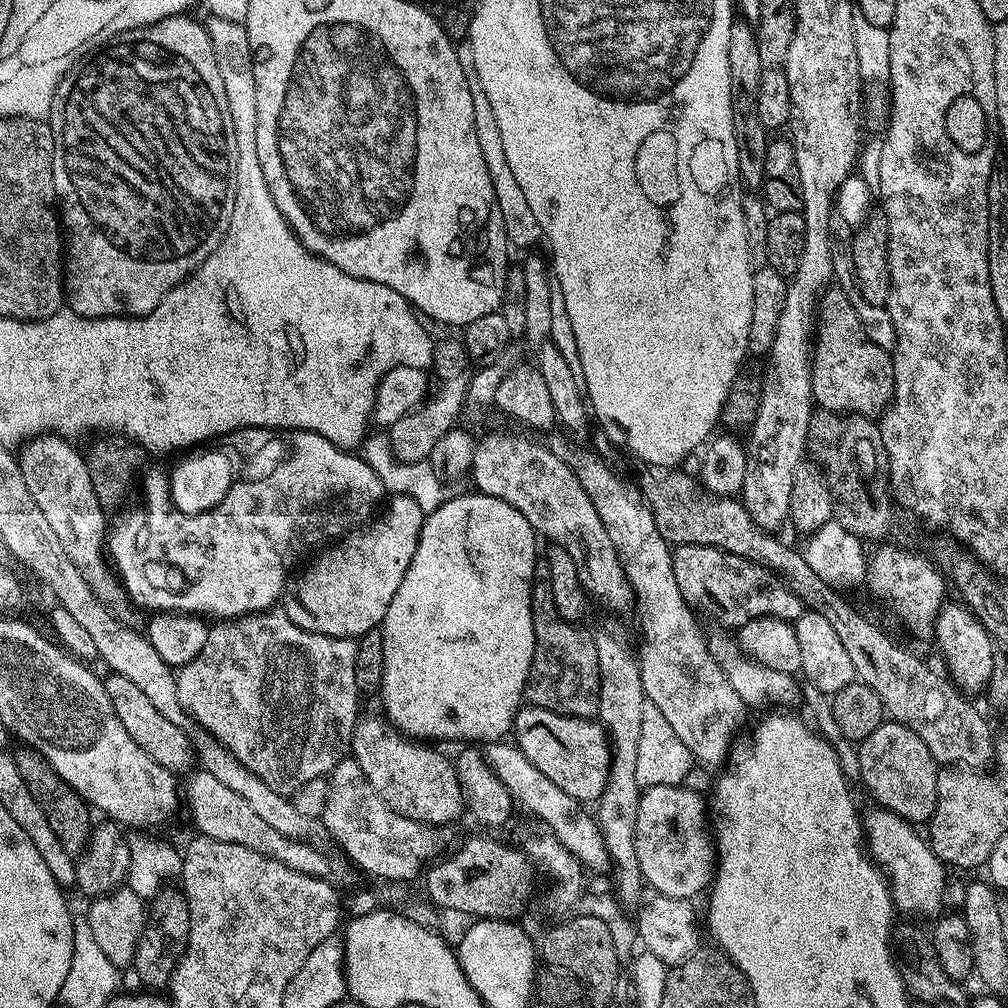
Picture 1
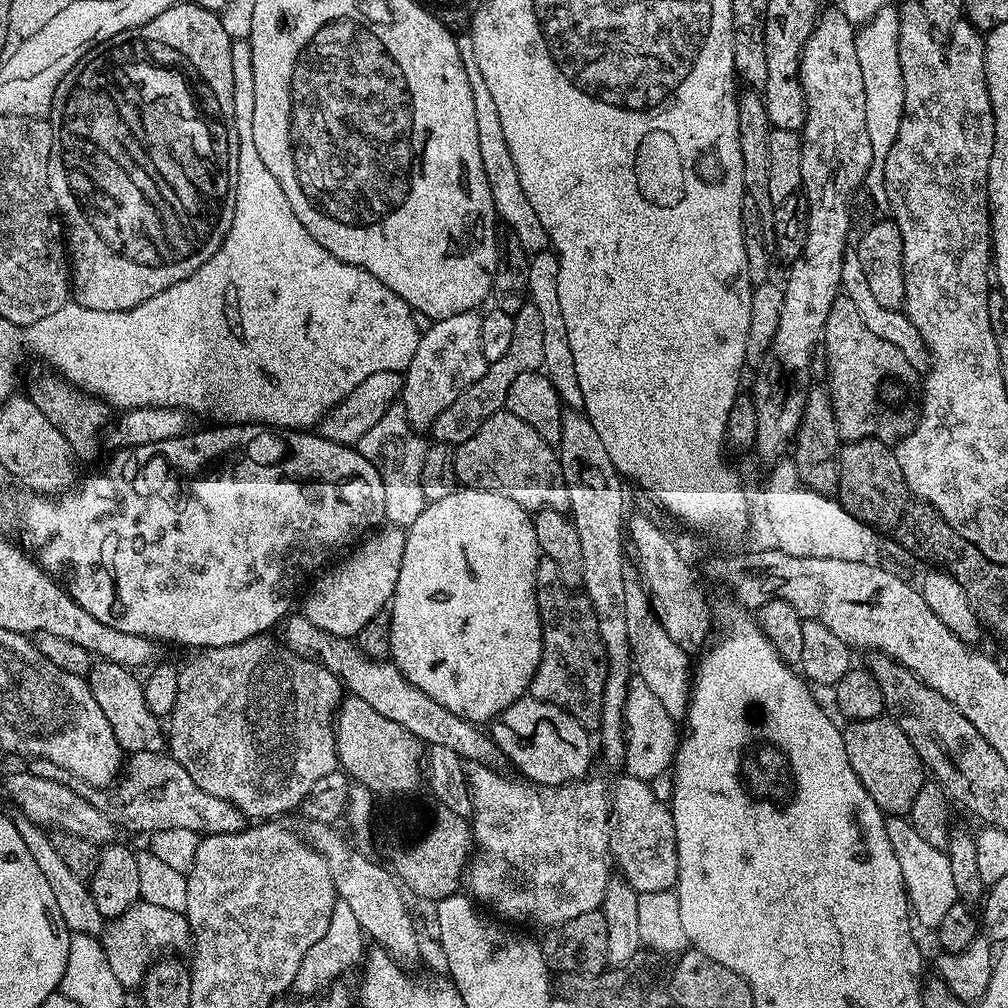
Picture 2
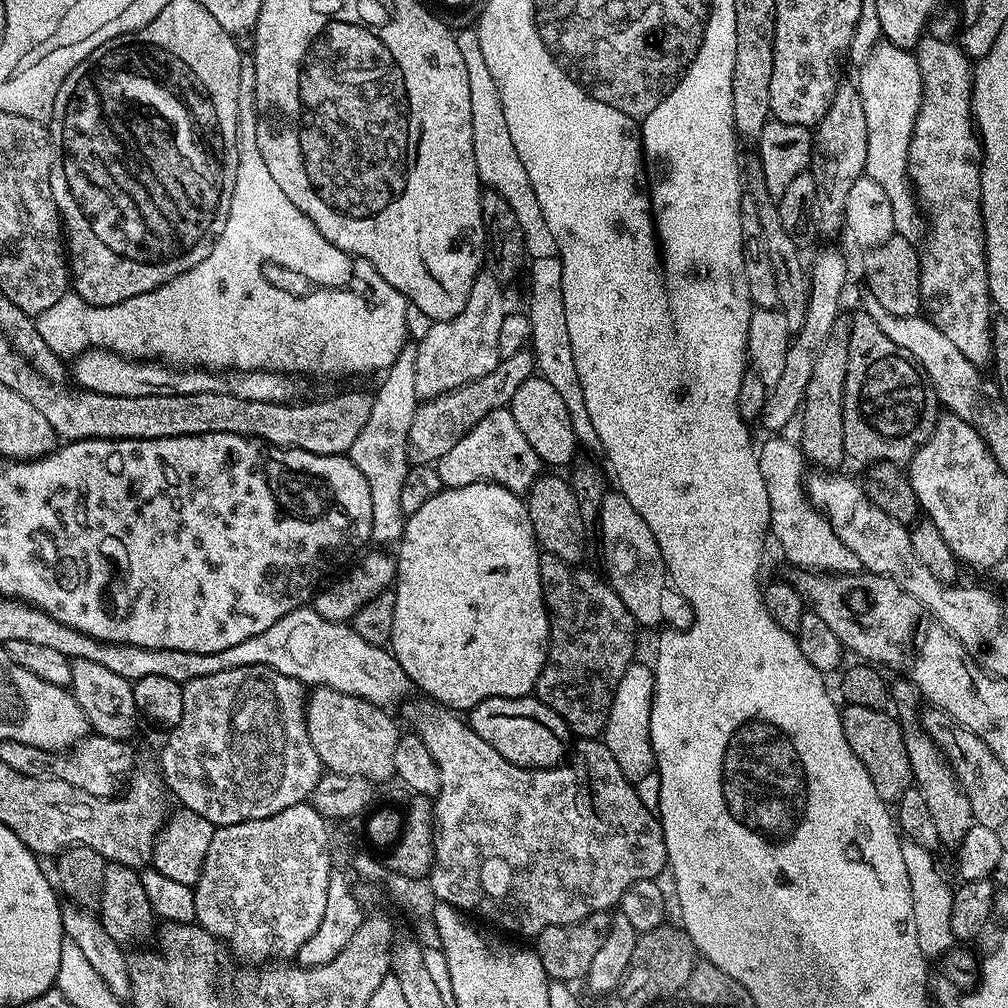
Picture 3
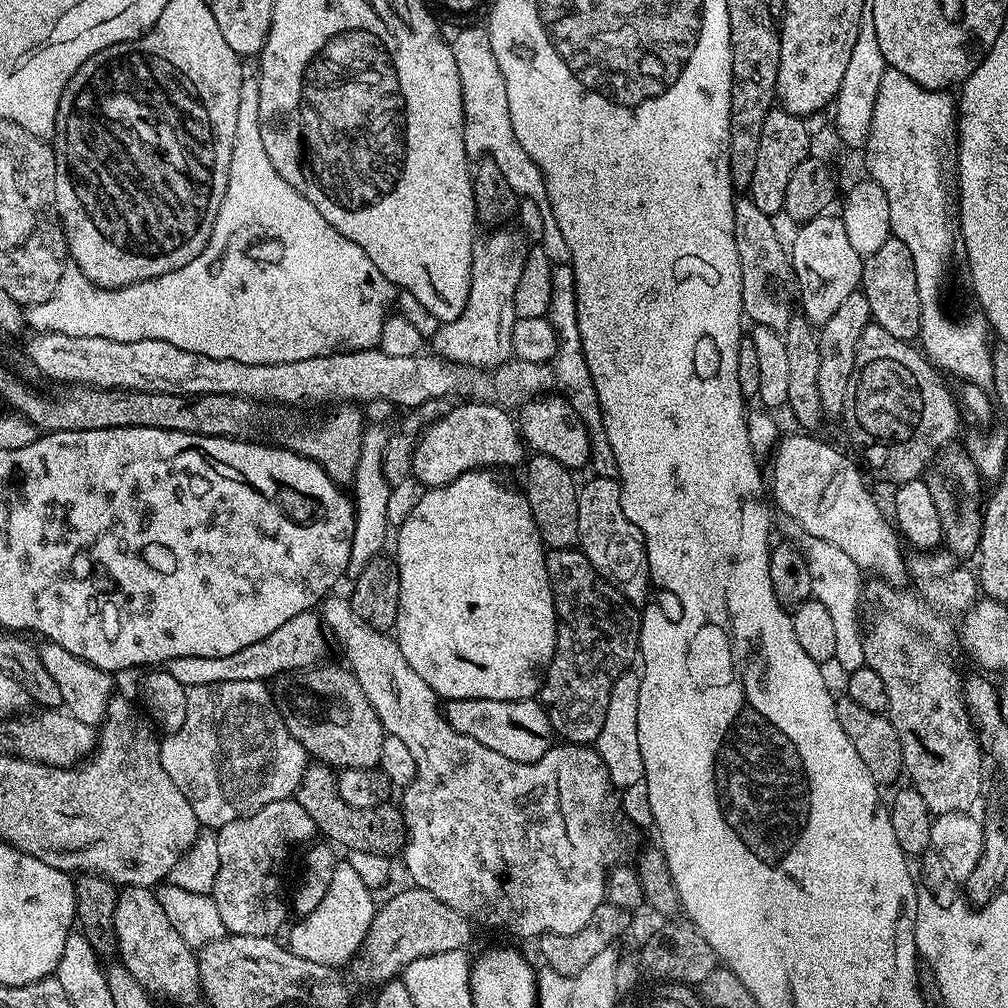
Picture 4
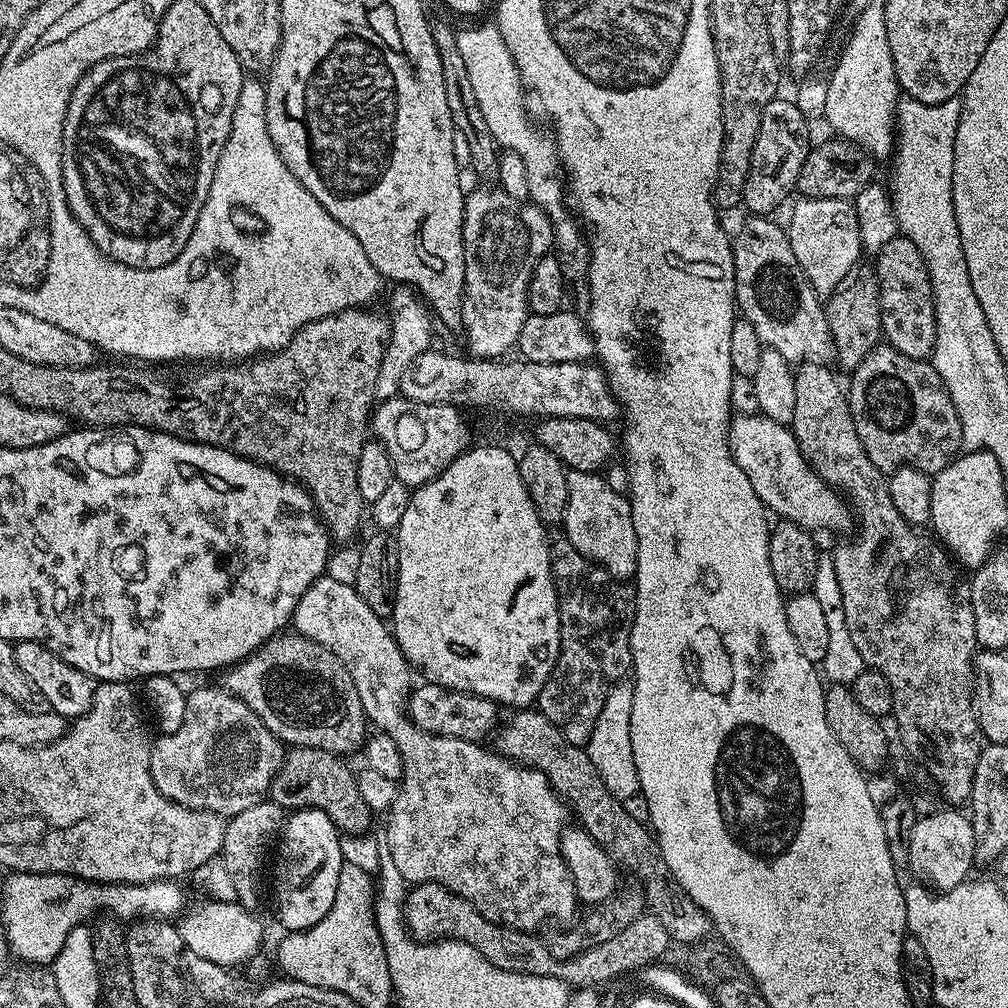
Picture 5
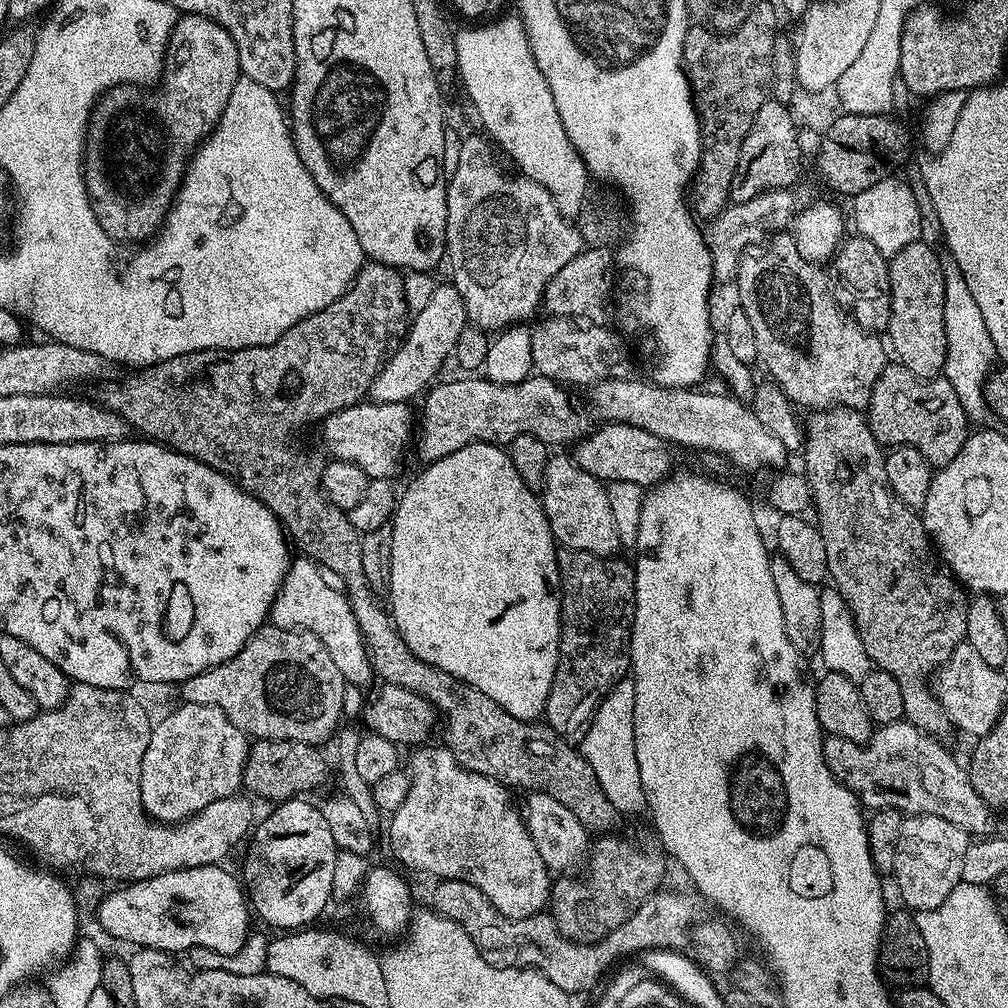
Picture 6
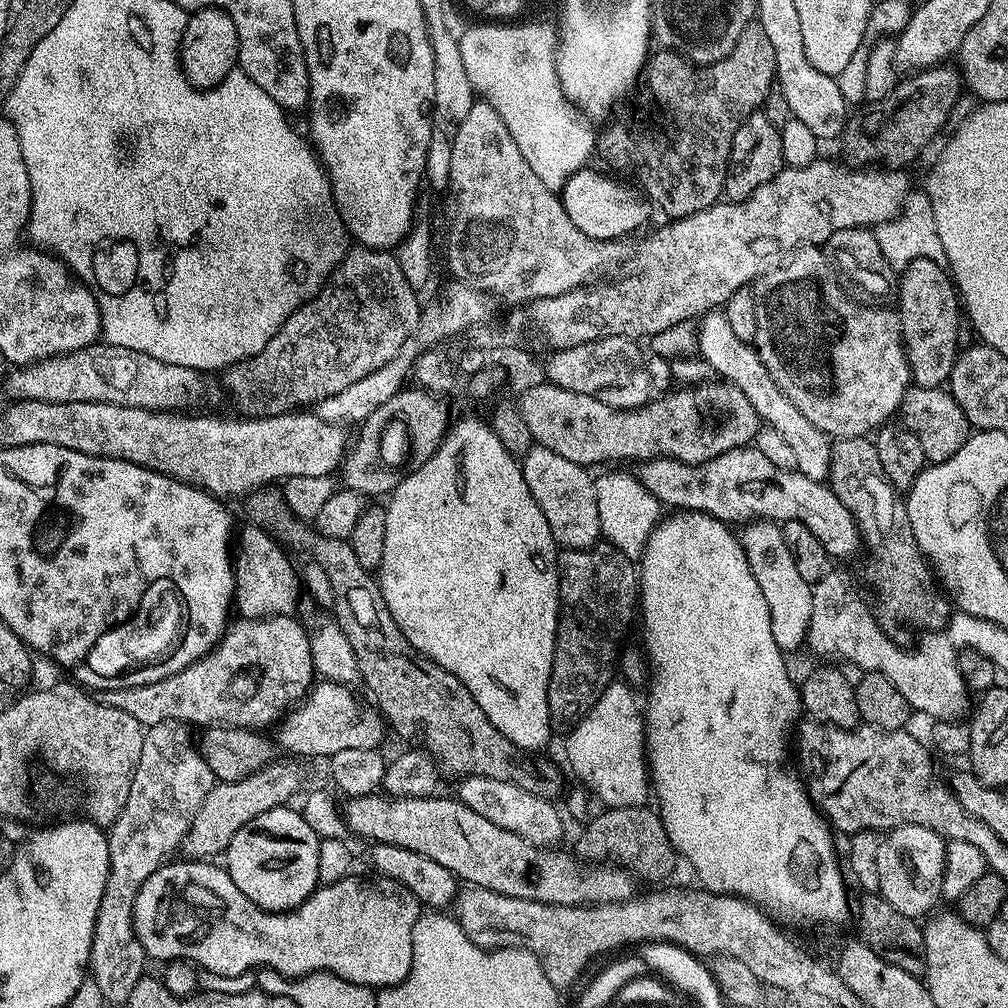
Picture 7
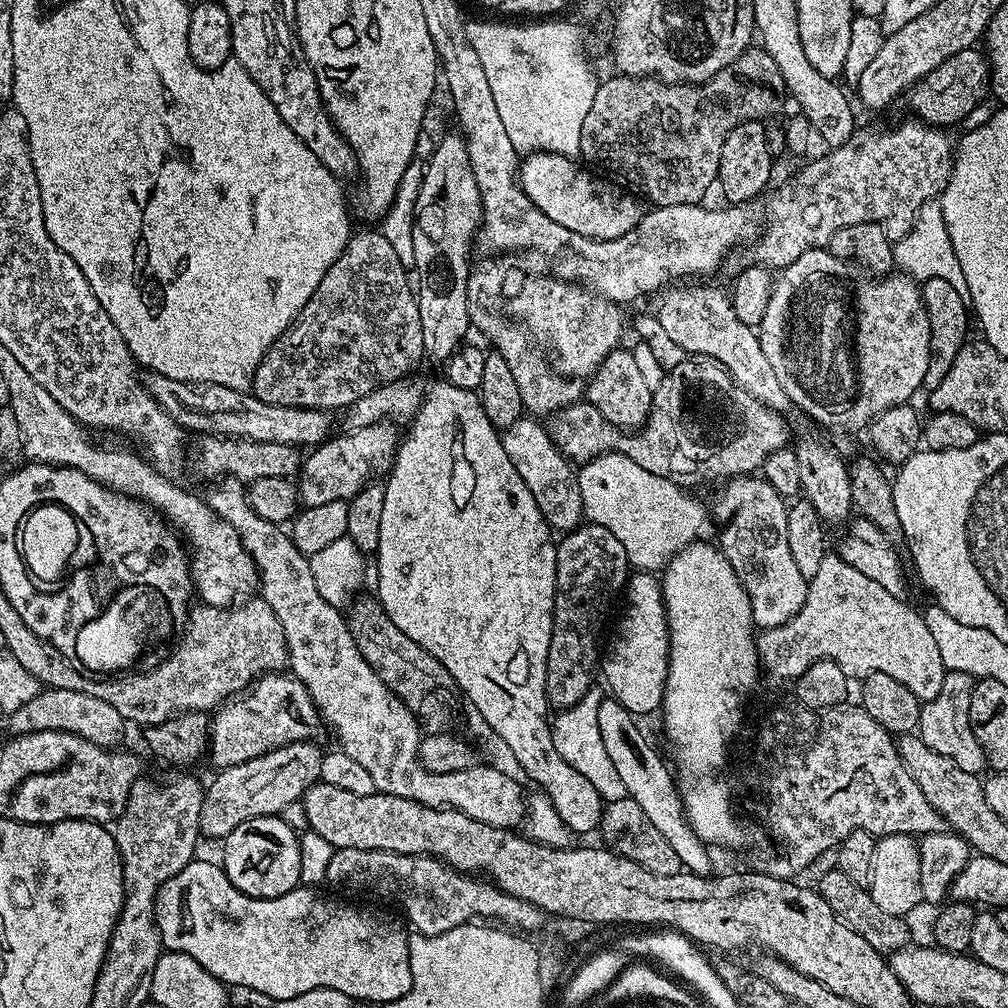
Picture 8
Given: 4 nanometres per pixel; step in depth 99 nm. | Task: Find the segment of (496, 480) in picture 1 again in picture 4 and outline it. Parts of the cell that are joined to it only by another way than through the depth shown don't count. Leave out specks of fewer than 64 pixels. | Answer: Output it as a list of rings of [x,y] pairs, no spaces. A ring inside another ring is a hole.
[[[460,402],[457,408],[449,407],[440,419],[429,423],[420,433],[412,452],[411,475],[425,489],[441,488],[467,472],[519,465],[525,456],[517,421],[509,409],[498,404]]]

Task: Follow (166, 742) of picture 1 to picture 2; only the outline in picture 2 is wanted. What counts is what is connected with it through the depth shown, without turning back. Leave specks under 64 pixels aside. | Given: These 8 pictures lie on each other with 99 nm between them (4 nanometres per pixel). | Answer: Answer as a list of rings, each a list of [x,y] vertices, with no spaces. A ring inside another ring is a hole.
[[[97,659],[92,665],[92,669],[86,677],[90,686],[90,694],[94,694],[94,702],[102,709],[102,714],[106,714],[106,722],[110,722],[110,728],[114,730],[114,736],[118,738],[120,747],[125,753],[134,752],[163,752],[166,748],[166,728],[161,717],[155,716],[146,706],[143,683],[138,679],[135,671],[118,666],[109,660]]]

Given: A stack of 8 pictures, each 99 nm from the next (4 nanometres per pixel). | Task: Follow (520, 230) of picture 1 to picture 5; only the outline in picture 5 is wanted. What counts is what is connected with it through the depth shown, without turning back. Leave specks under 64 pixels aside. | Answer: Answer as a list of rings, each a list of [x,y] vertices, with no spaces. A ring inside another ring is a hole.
[[[492,22],[480,24],[477,28],[461,27],[456,37],[462,63],[474,89],[474,98],[478,98],[478,110],[482,110],[482,118],[486,118],[486,126],[490,126],[490,134],[494,134],[497,145],[505,153],[513,152],[520,159],[524,176],[528,179],[527,199],[541,208],[546,218],[550,218],[555,251],[564,258],[576,256],[580,251],[583,253],[586,234],[566,199],[566,177],[560,163],[560,151],[556,148],[555,139],[547,131],[544,133],[542,129],[535,128],[528,117],[528,108],[524,105],[526,89],[520,82],[520,72],[499,28]]]

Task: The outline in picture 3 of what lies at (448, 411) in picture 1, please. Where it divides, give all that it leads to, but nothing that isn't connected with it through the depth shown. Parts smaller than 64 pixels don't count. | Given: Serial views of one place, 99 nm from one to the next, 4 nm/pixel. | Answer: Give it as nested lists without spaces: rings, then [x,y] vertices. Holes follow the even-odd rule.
[[[481,270],[470,286],[470,298],[466,306],[454,318],[437,320],[427,331],[426,338],[417,343],[417,366],[415,367],[415,385],[421,401],[428,401],[454,391],[456,388],[474,382],[490,374],[502,357],[498,350],[498,333],[502,331],[504,292],[501,281],[491,271]]]

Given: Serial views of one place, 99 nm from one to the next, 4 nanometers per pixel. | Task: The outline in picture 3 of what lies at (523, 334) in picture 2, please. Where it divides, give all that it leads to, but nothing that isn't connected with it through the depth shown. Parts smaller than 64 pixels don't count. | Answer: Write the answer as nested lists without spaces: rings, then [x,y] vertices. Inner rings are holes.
[[[530,352],[503,357],[498,366],[476,379],[448,391],[436,399],[423,401],[415,412],[409,432],[409,459],[415,464],[434,464],[440,460],[478,422],[496,409],[511,405],[516,390],[535,373],[535,357]]]

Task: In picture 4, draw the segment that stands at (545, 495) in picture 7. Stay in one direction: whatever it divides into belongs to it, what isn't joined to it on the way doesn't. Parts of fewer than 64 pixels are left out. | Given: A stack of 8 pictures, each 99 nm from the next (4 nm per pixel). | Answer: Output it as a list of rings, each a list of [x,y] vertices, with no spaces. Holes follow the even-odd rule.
[[[592,476],[591,478],[588,478],[588,481],[586,481],[585,484],[583,481],[579,493],[579,551],[583,552],[584,557],[590,562],[590,566],[594,566],[594,570],[598,570],[598,574],[602,578],[606,578],[610,582],[610,586],[614,586],[614,590],[618,590],[618,594],[622,594],[624,599],[630,601],[633,606],[643,605],[645,603],[643,600],[648,596],[648,588],[650,589],[648,559],[646,558],[646,550],[644,549],[644,535],[638,530],[638,526],[634,526],[634,522],[630,522],[630,518],[626,518],[626,514],[622,510],[622,498],[620,497],[619,483],[610,478]]]

